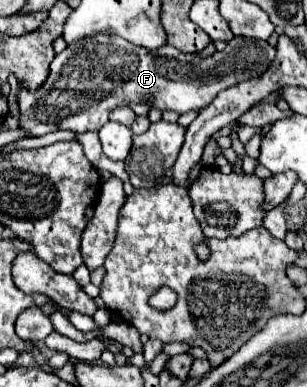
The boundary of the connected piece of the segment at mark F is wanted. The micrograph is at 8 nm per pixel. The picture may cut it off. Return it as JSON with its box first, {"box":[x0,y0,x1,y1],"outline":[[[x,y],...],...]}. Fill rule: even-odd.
{"box":[19,35,275,137],"outline":[[[91,35],[55,55],[49,75],[37,91],[19,93],[21,131],[29,137],[41,137],[61,129],[75,133],[99,131],[115,107],[131,107],[135,103],[145,103],[161,111],[169,109],[179,115],[199,111],[219,91],[263,75],[273,59],[275,47],[259,39],[233,37],[223,51],[215,51],[211,57],[199,57],[171,45],[147,53],[145,47],[135,47],[135,43],[117,35]]]}

